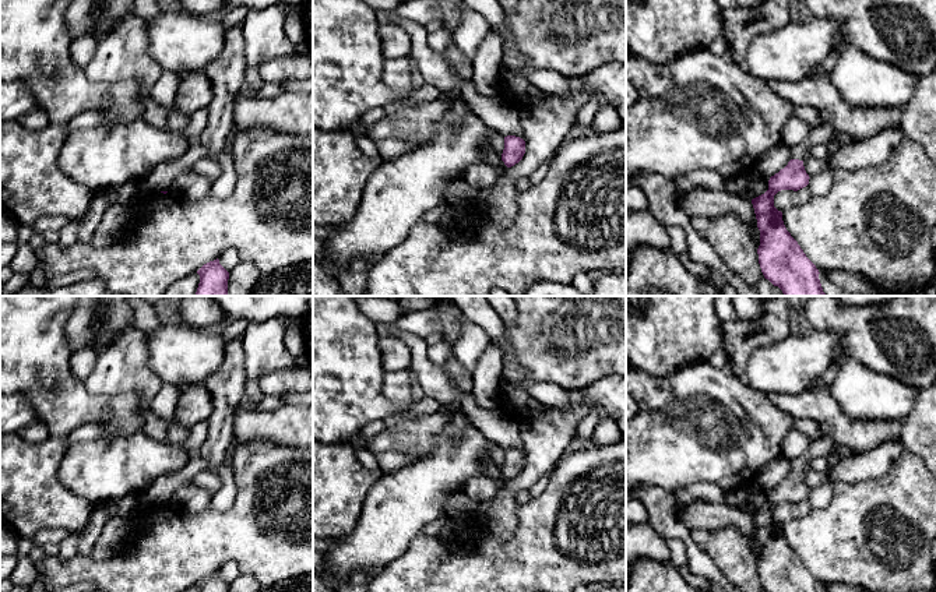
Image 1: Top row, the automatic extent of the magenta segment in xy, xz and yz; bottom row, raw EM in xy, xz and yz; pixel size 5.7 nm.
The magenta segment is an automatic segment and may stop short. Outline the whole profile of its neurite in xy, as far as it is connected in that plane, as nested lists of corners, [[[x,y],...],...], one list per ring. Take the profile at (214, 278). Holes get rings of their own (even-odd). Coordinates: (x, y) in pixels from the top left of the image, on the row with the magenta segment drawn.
[[[218,258],[204,264],[197,274],[200,283],[194,296],[228,296],[229,272]]]

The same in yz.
[[[827,121],[810,128],[807,138],[794,148],[795,158],[770,177],[764,194],[752,200],[760,230],[760,268],[764,278],[778,286],[784,296],[826,296],[819,269],[787,230],[782,212],[774,207],[774,195],[781,190],[798,191],[809,184],[803,162],[810,158],[812,148],[827,144],[833,133],[834,128]]]

